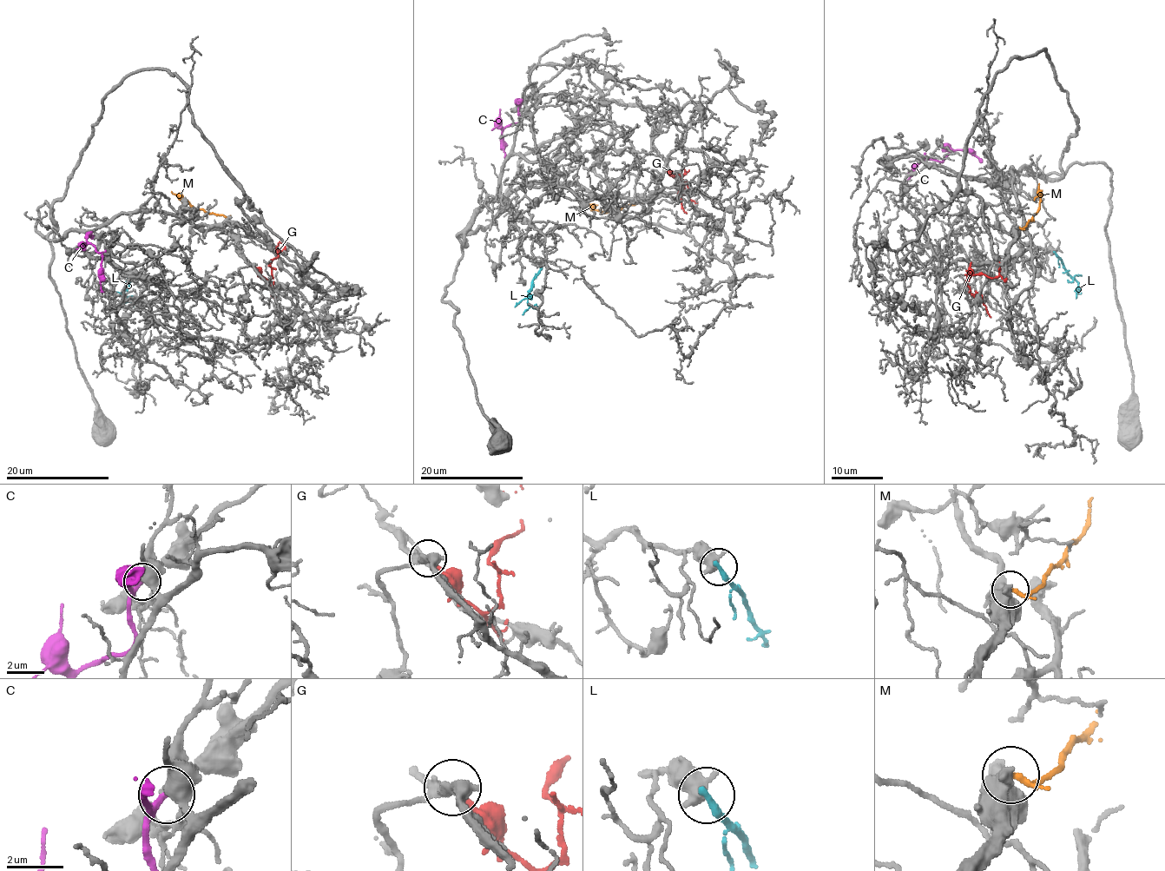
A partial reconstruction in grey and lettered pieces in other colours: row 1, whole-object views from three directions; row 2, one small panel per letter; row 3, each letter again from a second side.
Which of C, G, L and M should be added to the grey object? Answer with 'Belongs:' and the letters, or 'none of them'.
Belongs: none of them

